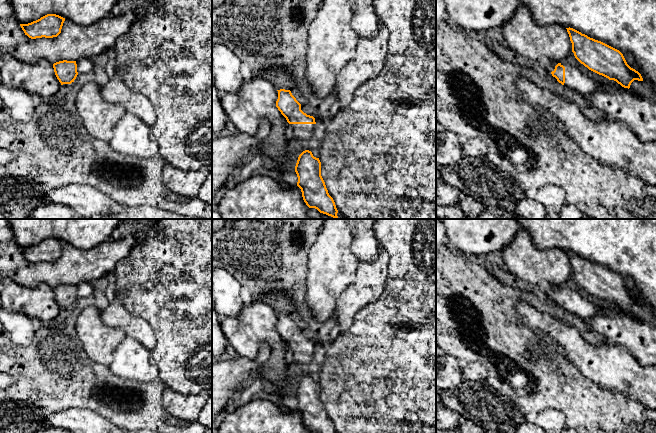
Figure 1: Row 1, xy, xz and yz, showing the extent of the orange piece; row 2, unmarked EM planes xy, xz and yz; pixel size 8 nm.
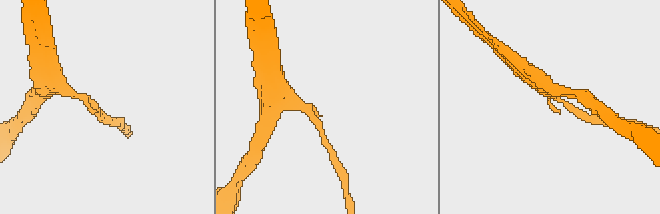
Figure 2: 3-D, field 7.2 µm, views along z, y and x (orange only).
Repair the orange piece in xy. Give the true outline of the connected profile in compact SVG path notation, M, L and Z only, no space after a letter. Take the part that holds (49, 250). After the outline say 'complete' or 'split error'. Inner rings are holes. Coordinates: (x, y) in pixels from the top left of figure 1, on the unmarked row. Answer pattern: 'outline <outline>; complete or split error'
outline M47 238L28 248L20 248L25 259L31 263L53 262L61 257L65 242L56 238Z; complete

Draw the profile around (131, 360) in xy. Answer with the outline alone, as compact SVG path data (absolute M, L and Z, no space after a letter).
M125 336L114 352L110 370L117 377L133 381L155 381L158 369L150 362L151 351Z

